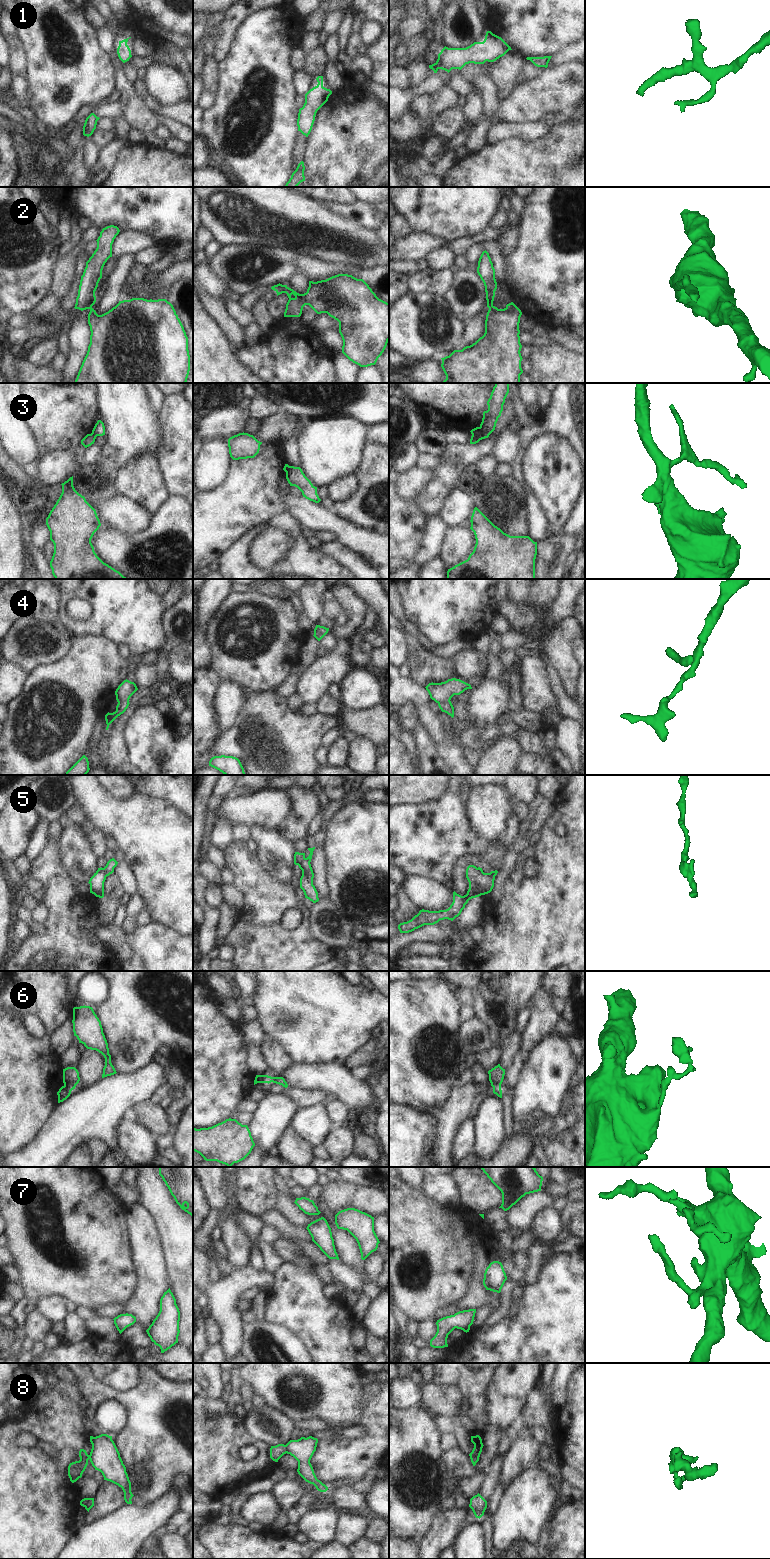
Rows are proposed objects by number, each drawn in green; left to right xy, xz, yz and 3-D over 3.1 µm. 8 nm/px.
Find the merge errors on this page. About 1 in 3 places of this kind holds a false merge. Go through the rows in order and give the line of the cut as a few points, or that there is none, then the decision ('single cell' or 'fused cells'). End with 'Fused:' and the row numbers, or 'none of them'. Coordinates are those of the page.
1: no cut; single cell
2: cut in xz along (287, 287), (284, 292); fused cells
3: cut in yz along (472, 433), (480, 439); fused cells
4: no cut; single cell
5: cut in xy along (103, 868), (106, 876); fused cells
6: cut in xy along (64, 1084), (72, 1089); fused cells
7: no cut; single cell
8: cut in xz along (285, 1445), (286, 1452); fused cells
Fused: 2, 3, 5, 6, 8

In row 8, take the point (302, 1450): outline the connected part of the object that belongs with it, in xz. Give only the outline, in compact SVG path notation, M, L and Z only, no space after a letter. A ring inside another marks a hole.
M312 1436L290 1440L286 1444L286 1453L298 1461L298 1474L308 1483L313 1484L320 1492L326 1492L328 1487L317 1479L310 1460L316 1451L318 1439Z

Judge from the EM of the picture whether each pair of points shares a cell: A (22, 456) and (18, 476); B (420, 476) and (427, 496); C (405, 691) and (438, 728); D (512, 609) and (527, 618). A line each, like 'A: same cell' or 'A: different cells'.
A: different cells
B: different cells
C: same cell
D: same cell

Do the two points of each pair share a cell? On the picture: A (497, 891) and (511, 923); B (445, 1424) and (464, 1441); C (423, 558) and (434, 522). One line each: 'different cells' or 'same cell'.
A: different cells
B: same cell
C: same cell

